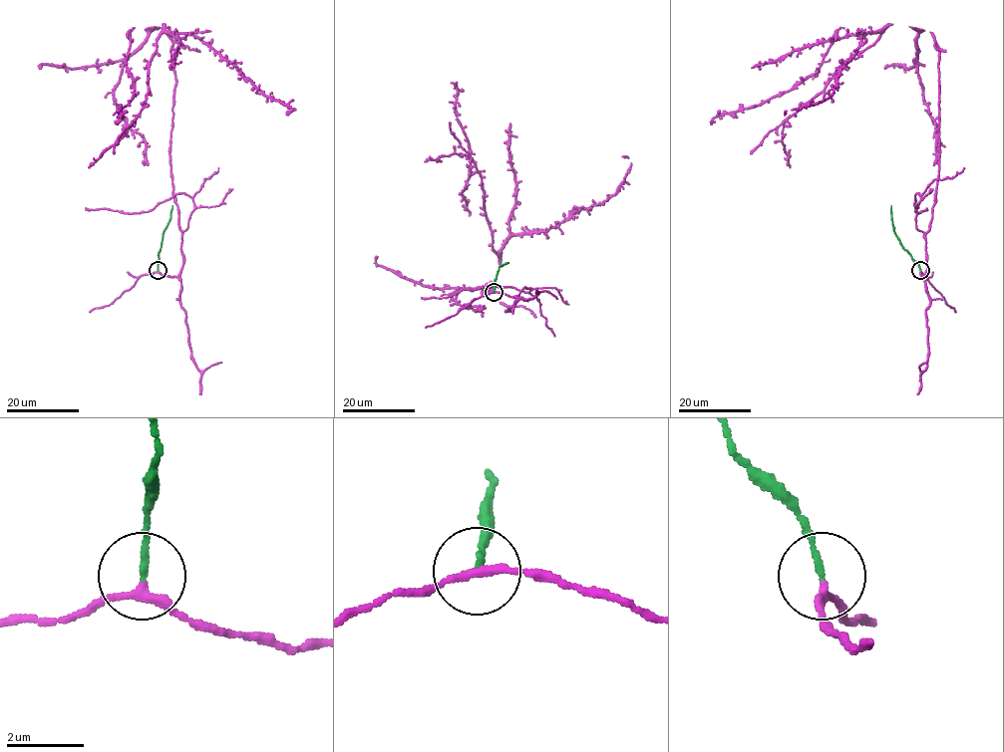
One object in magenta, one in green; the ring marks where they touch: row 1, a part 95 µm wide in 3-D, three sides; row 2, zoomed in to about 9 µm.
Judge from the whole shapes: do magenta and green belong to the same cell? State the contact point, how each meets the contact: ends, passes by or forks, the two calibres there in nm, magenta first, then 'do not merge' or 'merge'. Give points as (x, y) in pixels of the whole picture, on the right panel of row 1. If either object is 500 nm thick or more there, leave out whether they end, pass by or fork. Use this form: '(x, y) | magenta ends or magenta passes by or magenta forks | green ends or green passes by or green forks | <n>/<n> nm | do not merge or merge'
(920, 270) | magenta passes by | green ends | 200/160 nm | merge

